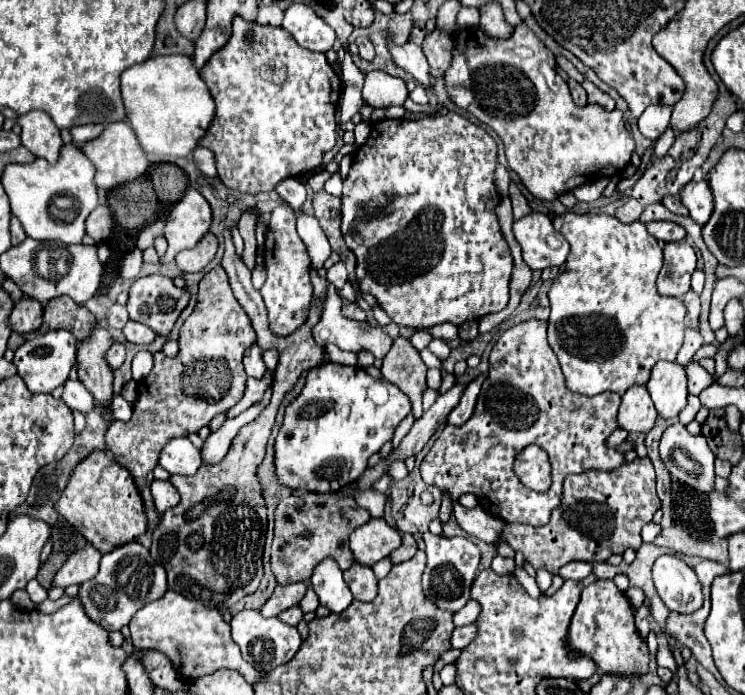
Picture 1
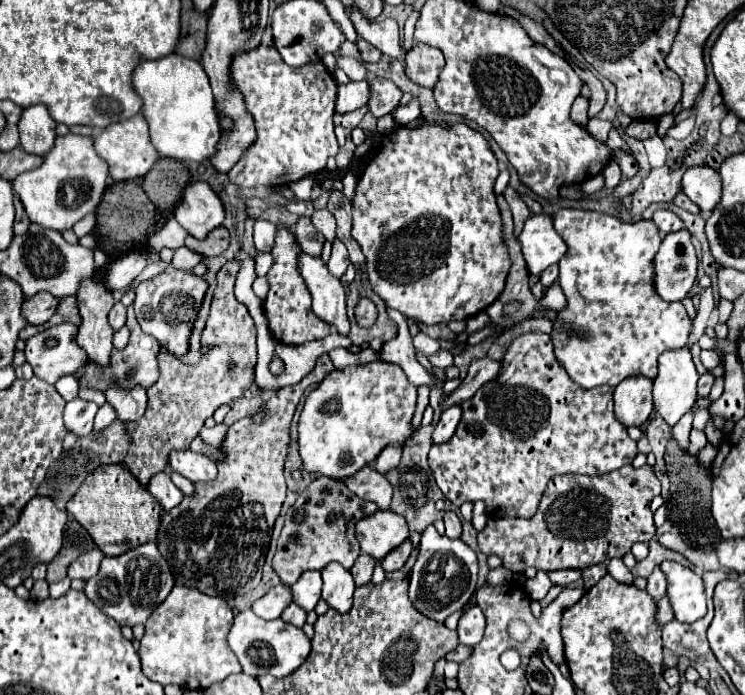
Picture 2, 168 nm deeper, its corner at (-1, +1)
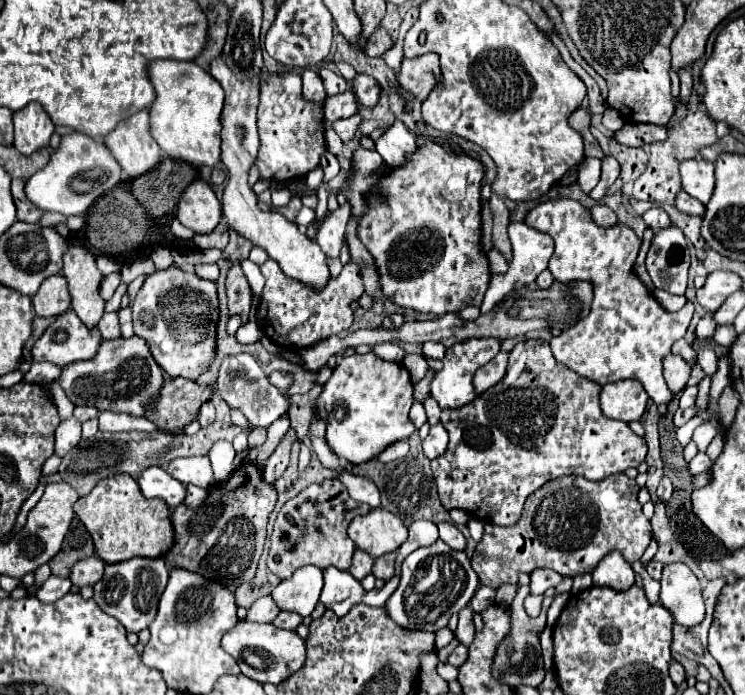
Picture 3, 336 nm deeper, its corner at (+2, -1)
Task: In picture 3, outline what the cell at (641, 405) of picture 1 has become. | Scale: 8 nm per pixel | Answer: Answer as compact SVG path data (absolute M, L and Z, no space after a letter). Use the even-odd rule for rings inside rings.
M622 379L604 385L600 393L600 405L604 415L624 423L640 421L646 411L646 403L648 403L648 395L642 383L634 379Z

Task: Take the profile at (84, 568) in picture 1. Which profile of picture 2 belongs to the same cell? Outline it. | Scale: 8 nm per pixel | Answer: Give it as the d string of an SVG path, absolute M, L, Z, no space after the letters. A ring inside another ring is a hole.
M93 549L93 551L83 553L81 557L77 557L77 559L69 565L69 579L89 581L91 577L97 575L101 559L103 559L103 553L101 553L99 549Z

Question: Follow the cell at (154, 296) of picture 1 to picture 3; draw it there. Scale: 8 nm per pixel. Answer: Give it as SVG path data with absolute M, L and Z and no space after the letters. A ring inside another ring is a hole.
M170 267L150 275L132 305L134 333L148 341L158 365L168 377L198 379L214 359L218 297L216 283L200 279L194 269Z

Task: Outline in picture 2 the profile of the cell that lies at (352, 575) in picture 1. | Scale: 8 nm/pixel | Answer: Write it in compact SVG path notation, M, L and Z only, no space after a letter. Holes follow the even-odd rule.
M359 555L359 557L357 557L355 565L351 567L351 575L353 575L357 587L361 587L361 585L365 585L365 583L371 581L375 563L377 563L377 561L375 561L373 557L369 557L369 555Z

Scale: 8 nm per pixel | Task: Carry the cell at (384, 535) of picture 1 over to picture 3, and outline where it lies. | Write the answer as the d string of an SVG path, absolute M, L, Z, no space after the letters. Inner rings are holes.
M378 507L368 515L358 515L348 527L348 537L358 549L368 551L376 559L384 553L396 551L406 541L408 531L400 517Z

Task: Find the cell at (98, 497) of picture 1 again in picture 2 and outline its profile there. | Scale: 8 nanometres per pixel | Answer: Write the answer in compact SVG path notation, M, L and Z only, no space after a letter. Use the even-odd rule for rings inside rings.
M103 465L95 469L77 495L67 503L67 511L89 531L95 545L109 557L117 557L137 545L157 539L161 525L161 503L123 465Z

